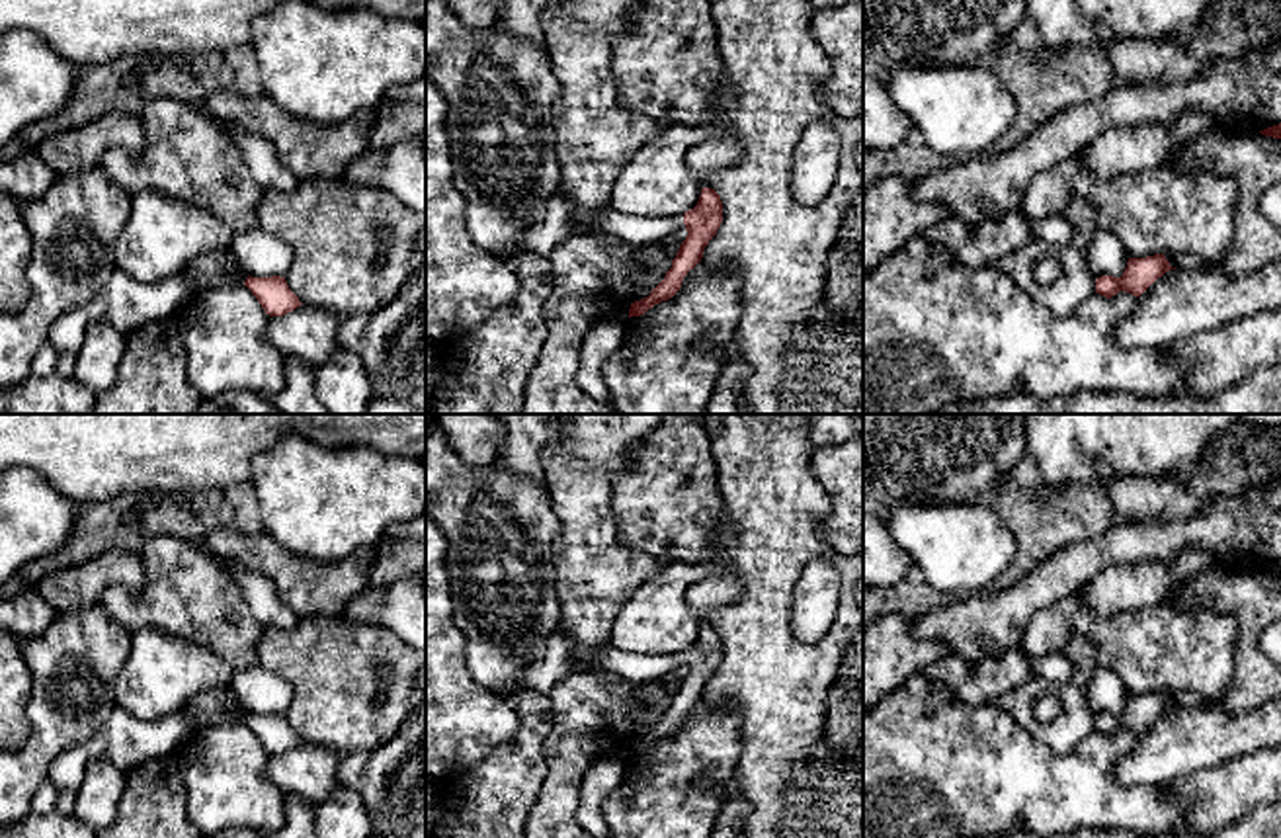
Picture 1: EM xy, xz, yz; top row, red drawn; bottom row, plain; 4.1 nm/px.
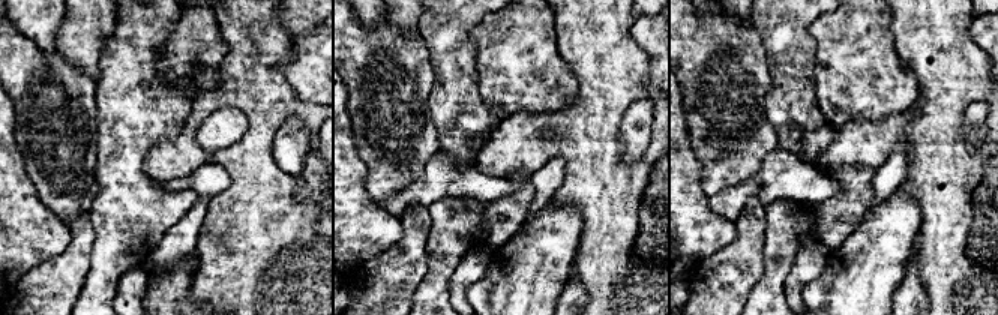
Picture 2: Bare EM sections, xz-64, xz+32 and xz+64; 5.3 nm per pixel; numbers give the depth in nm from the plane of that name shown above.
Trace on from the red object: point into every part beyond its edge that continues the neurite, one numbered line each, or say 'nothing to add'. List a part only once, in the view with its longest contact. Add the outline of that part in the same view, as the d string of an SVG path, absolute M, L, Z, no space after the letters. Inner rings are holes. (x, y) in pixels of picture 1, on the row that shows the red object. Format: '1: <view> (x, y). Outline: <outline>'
1: xz (541, 239). Outline: M557 189L551 197L547 219L525 230L517 248L523 254L549 258L562 240L578 232L605 232L627 244L652 244L680 229L685 229L683 213L640 217L625 215L613 205L592 221L580 223L574 217L574 203L570 197Z

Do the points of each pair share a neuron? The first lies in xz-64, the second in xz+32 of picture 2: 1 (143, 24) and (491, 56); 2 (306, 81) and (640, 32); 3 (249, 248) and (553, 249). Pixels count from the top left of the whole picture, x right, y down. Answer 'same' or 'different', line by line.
1: different
2: same
3: different

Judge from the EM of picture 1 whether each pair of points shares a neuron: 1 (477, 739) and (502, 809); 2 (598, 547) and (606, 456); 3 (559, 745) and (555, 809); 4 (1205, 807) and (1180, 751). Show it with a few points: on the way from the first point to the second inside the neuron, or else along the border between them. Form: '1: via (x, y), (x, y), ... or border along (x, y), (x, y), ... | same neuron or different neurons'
1: border along (520, 727), (506, 743), (471, 764), (450, 786) | different neurons
2: via (596, 524), (596, 479) | same neuron
3: via (559, 760), (559, 794) | same neuron
4: border along (1235, 758), (1176, 778), (1162, 788) | different neurons

